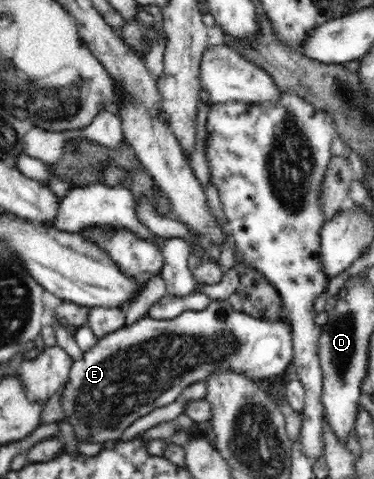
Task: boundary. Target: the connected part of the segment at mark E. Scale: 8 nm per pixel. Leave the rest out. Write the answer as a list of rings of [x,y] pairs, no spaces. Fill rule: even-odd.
[[[211,299],[211,303],[204,310],[186,310],[176,318],[170,320],[155,320],[146,315],[144,318],[138,319],[131,325],[119,328],[99,338],[97,343],[90,350],[83,352],[81,358],[73,360],[68,380],[60,391],[61,408],[63,408],[63,414],[65,414],[62,420],[71,423],[74,437],[80,443],[113,443],[119,440],[120,436],[123,436],[123,433],[127,430],[127,427],[130,427],[137,419],[140,419],[143,415],[149,415],[149,413],[155,411],[155,409],[163,408],[166,407],[166,405],[174,403],[178,395],[181,394],[186,387],[189,387],[191,384],[204,383],[205,379],[209,379],[209,375],[213,375],[213,371],[221,371],[221,369],[226,369],[226,371],[240,371],[243,375],[247,375],[249,379],[266,384],[266,380],[269,379],[269,377],[282,374],[286,370],[289,362],[293,360],[293,355],[291,324],[286,323],[286,321],[281,321],[280,319],[259,319],[252,315],[247,315],[243,311],[240,312],[235,310],[228,300],[221,301],[220,299]]]

